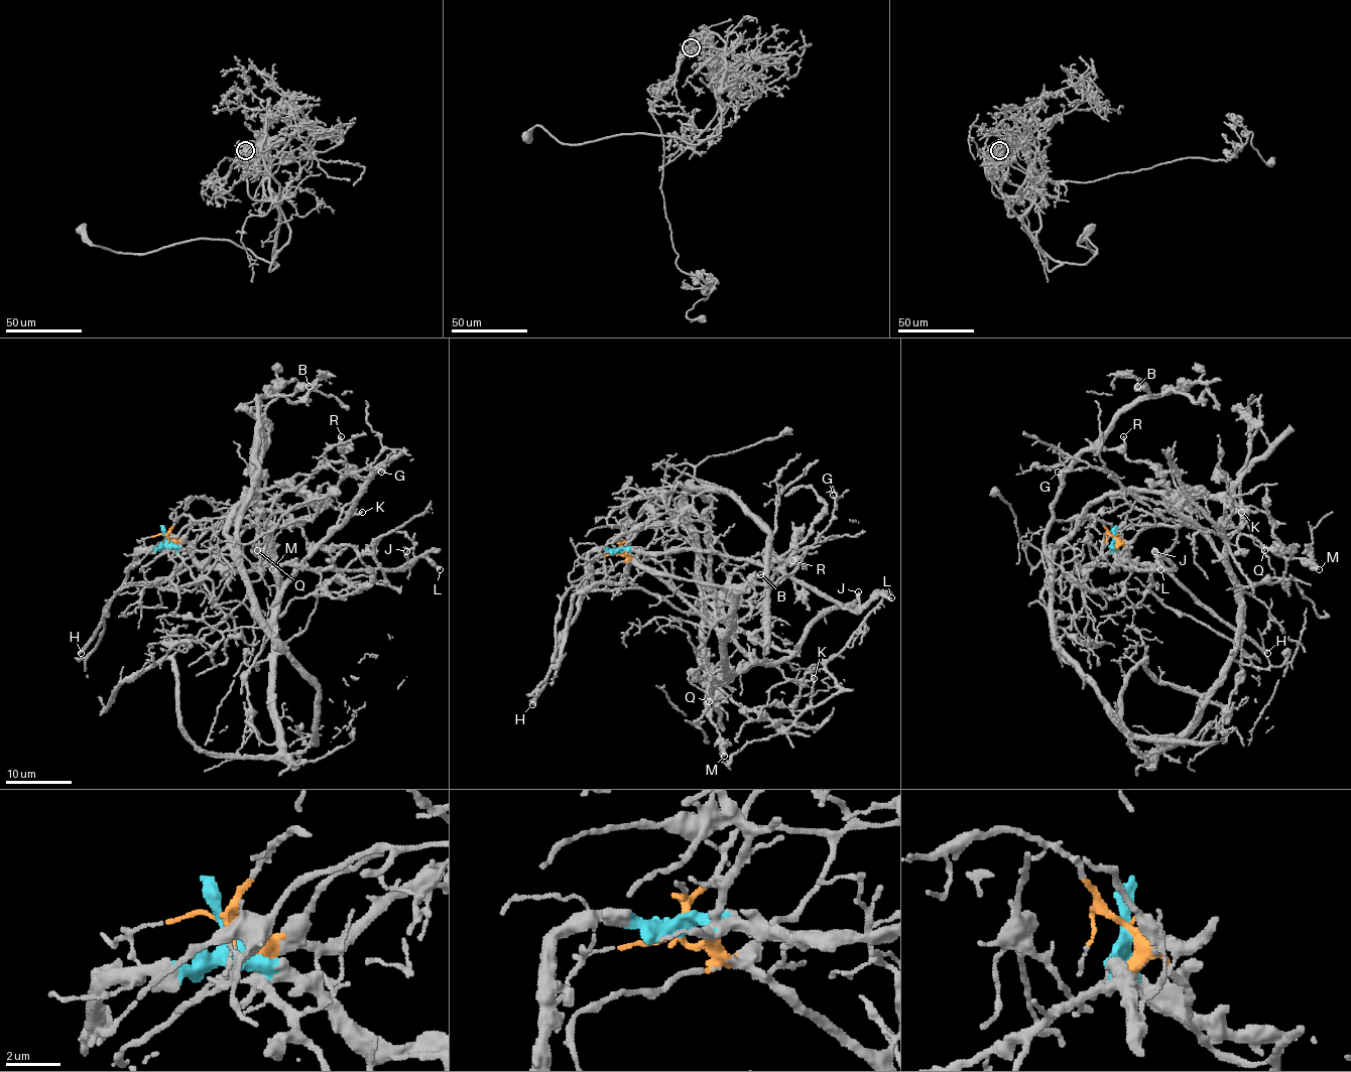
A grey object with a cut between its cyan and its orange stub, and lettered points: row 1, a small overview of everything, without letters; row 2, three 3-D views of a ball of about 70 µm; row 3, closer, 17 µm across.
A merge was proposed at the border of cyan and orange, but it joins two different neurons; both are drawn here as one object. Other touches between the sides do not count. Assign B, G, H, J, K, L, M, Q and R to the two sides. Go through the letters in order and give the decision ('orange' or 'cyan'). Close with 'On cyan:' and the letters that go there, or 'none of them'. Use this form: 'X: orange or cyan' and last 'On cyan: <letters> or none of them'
B: orange
G: orange
H: cyan
J: cyan
K: orange
L: cyan
M: orange
Q: orange
R: orange
On cyan: H, J, L

